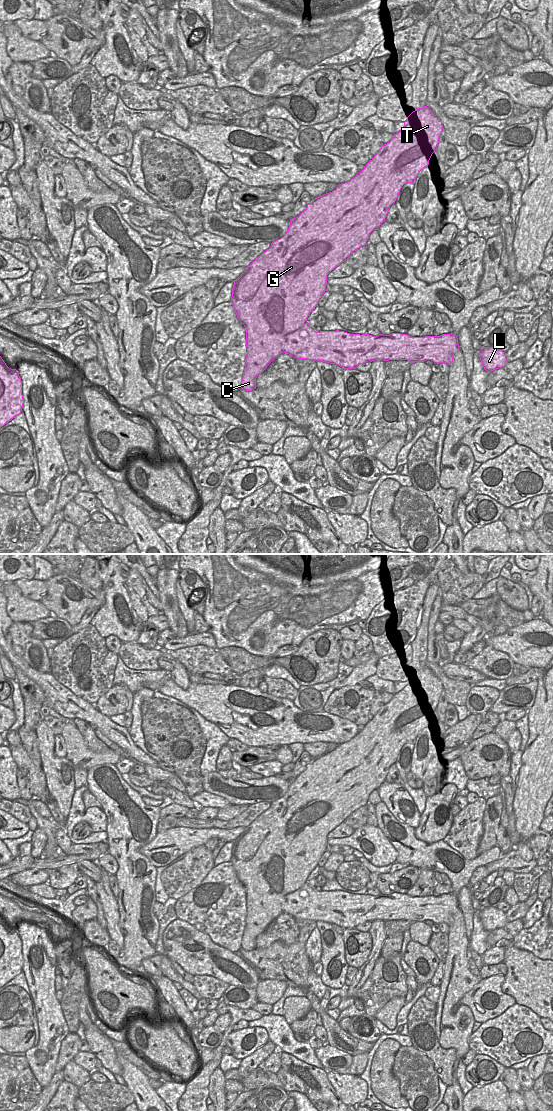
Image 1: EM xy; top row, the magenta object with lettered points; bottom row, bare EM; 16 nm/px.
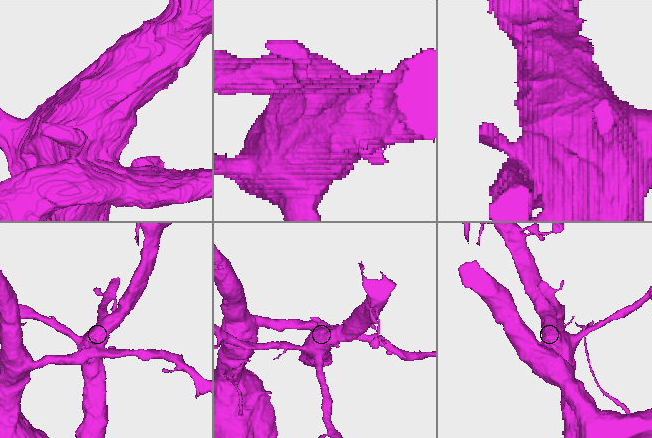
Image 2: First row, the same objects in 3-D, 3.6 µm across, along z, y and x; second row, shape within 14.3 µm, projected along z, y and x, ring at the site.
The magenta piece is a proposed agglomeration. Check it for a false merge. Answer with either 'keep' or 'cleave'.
cleave

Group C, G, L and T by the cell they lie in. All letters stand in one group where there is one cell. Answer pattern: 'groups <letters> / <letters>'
groups C G T / L

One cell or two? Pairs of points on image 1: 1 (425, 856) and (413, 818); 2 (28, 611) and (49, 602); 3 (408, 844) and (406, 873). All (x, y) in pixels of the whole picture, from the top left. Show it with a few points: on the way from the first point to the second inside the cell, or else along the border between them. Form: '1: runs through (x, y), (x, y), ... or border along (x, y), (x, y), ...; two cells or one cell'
1: border along (394, 816), (400, 822), (406, 823), (414, 829); two cells
2: border along (39, 601), (52, 614); two cells
3: border along (410, 865), (419, 869); two cells

